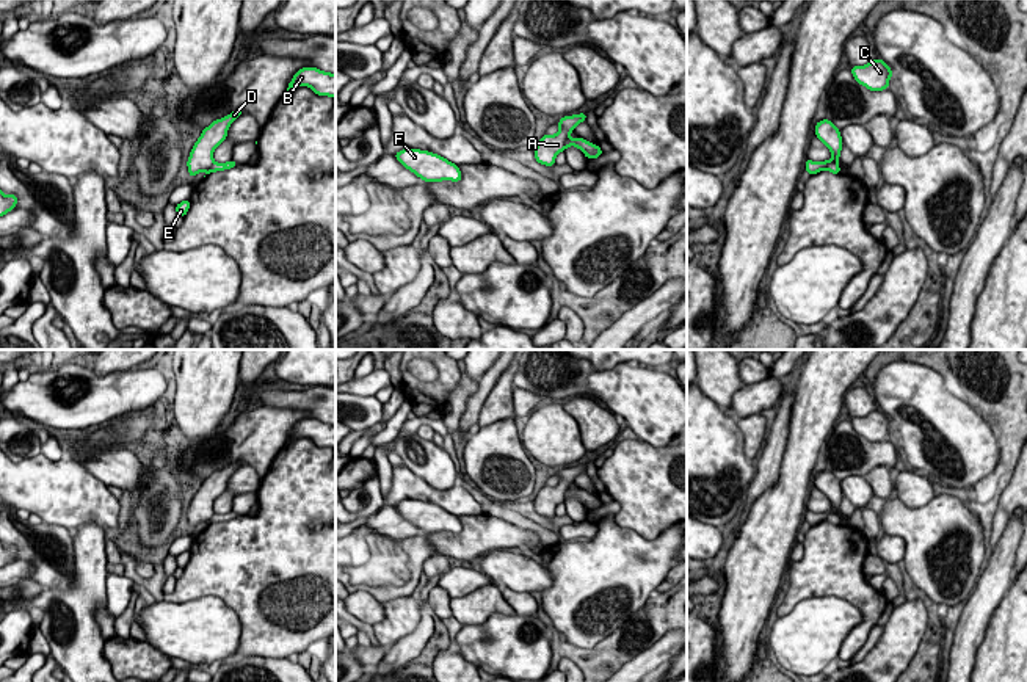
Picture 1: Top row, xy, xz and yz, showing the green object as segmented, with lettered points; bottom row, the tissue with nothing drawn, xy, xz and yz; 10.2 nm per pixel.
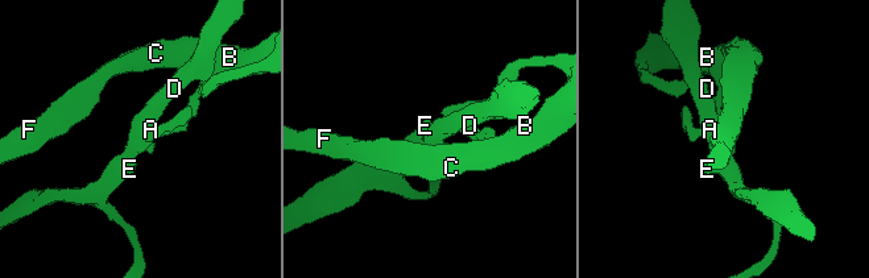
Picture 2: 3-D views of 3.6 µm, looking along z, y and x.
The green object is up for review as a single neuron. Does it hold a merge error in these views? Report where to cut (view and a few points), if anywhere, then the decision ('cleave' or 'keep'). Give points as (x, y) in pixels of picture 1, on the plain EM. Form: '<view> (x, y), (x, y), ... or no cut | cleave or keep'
xz (566, 488), (563, 499) | cleave

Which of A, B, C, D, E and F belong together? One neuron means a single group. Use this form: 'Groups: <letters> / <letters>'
Groups: A D E / B C F

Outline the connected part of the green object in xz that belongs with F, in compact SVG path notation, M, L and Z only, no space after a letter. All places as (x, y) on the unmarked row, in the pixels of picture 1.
M403 500L394 506L406 521L412 522L423 533L459 533L463 530L459 517L437 505L420 500Z

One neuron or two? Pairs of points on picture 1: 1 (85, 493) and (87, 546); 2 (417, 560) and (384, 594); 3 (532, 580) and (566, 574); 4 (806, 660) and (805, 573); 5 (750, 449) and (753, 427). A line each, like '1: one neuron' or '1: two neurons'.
1: two neurons
2: one neuron
3: two neurons
4: two neurons
5: one neuron

